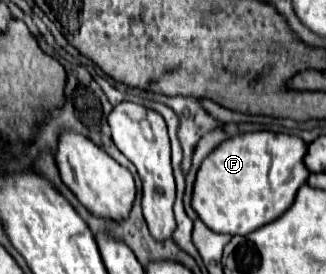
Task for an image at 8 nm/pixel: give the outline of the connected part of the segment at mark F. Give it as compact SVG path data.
M268 130L232 136L204 158L194 182L192 208L218 234L246 236L282 216L310 174L304 166L306 144L298 136Z

